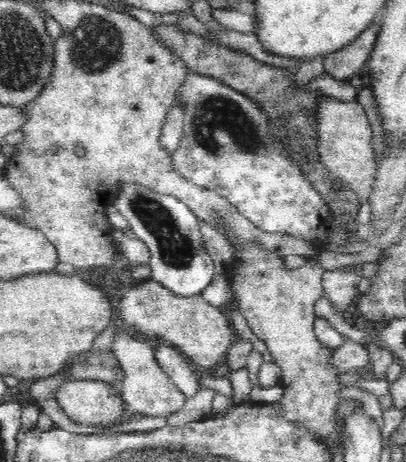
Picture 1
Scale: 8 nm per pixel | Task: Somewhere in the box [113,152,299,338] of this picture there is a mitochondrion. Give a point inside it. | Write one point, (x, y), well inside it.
(176, 248)

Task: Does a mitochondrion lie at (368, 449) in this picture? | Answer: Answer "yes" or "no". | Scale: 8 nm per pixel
no

